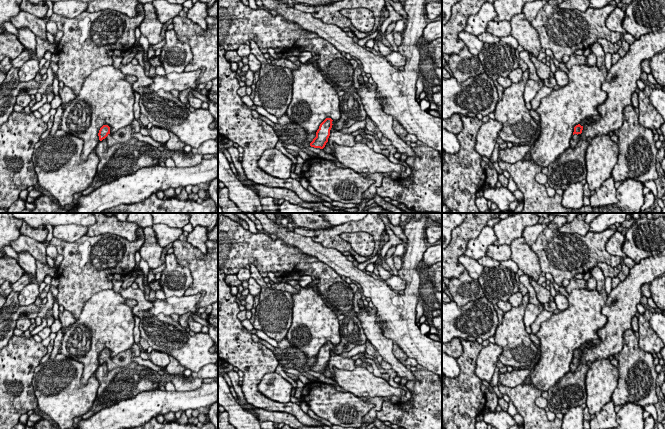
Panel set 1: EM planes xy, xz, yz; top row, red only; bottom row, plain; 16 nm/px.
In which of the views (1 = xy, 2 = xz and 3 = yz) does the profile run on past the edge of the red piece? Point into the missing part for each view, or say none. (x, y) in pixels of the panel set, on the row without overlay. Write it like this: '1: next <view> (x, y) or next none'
1: next xy (123, 359)
2: next xz (352, 334)
3: next yz (575, 362)

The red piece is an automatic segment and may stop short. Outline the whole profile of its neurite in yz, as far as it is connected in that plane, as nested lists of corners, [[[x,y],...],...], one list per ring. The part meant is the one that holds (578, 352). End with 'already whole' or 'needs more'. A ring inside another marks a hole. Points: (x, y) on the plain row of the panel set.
[[[580,348],[574,351],[573,360],[570,364],[570,372],[574,372],[576,370],[576,368],[578,367],[580,363],[582,354],[583,354],[583,350],[581,350]]] | needs more

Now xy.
[[[133,344],[128,350],[119,353],[115,357],[110,356],[110,351],[108,349],[103,349],[98,357],[99,364],[105,363],[108,370],[113,370],[119,367],[126,367],[130,363],[133,363],[134,357],[139,357],[142,349],[138,344]]] | needs more

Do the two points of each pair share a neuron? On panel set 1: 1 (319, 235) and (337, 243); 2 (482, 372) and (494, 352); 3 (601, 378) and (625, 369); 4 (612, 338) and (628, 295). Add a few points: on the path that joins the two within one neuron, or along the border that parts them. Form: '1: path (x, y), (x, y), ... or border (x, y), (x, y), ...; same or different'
1: path (323, 236), (333, 240); same
2: path (485, 367), (489, 357); same
3: border (617, 366), (618, 383), (611, 395); different
4: path (615, 327), (619, 320), (619, 309), (621, 306); same

